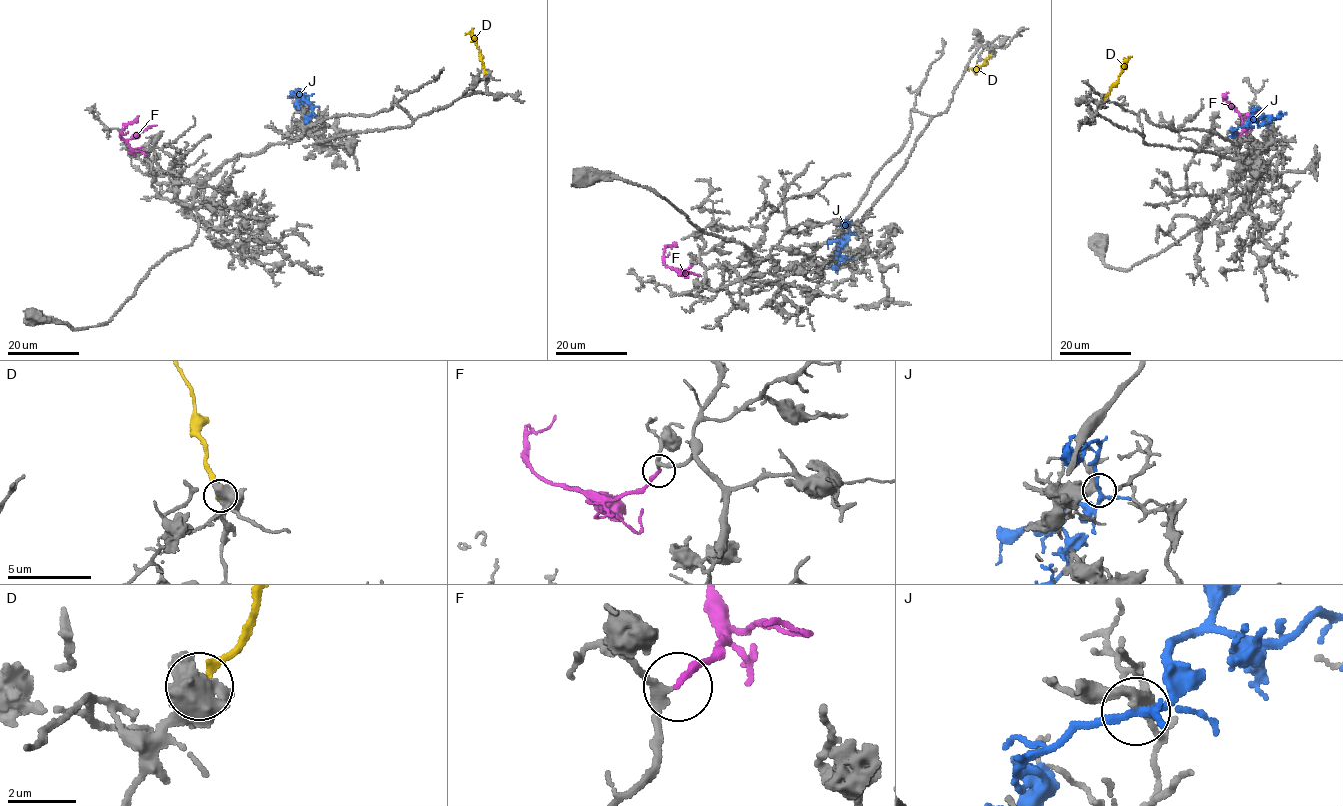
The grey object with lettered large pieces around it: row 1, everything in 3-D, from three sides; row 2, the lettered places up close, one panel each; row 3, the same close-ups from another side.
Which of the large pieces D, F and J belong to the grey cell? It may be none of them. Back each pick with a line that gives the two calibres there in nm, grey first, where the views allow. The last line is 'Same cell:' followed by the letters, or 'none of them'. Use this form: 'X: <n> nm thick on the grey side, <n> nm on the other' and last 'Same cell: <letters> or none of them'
F: 180 nm thick on the grey side, 200 nm on the other
Same cell: F

